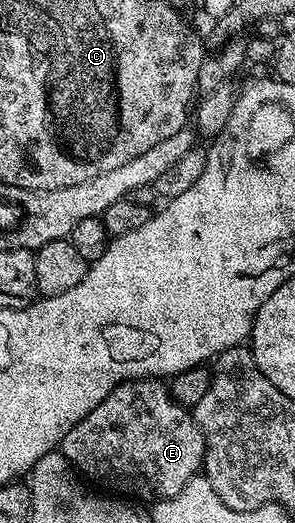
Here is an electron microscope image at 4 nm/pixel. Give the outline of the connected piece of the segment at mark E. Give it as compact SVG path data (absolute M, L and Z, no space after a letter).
M158 379L126 381L117 385L108 399L100 403L100 407L84 415L84 419L80 419L80 423L76 423L76 427L64 435L60 451L83 478L91 482L99 481L110 488L107 490L138 503L170 501L180 495L187 483L199 476L206 460L204 435L194 420L193 412L175 401L169 388Z

